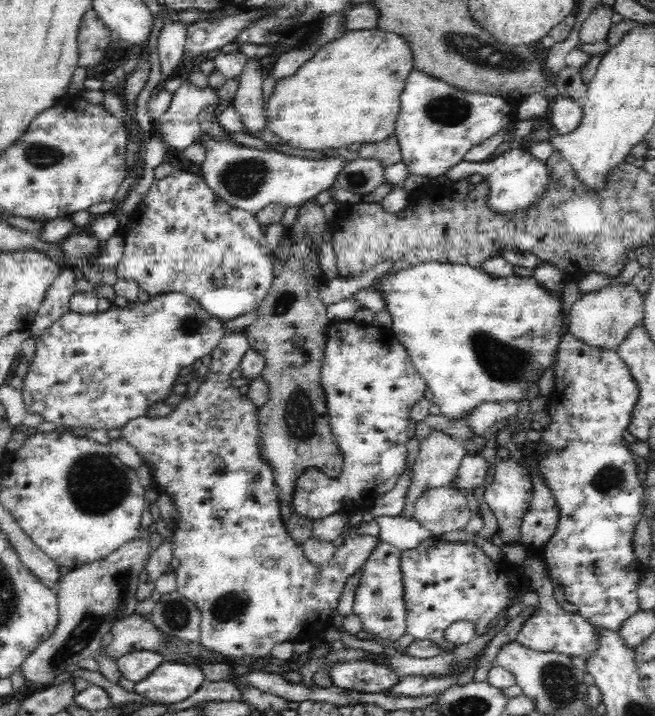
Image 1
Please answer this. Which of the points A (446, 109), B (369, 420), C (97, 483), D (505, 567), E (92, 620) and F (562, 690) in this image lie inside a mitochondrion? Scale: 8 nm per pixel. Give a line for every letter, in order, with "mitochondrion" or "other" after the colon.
A: mitochondrion
B: other
C: mitochondrion
D: other
E: mitochondrion
F: mitochondrion

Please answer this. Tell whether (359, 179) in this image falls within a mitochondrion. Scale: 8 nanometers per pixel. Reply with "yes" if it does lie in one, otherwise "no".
yes

